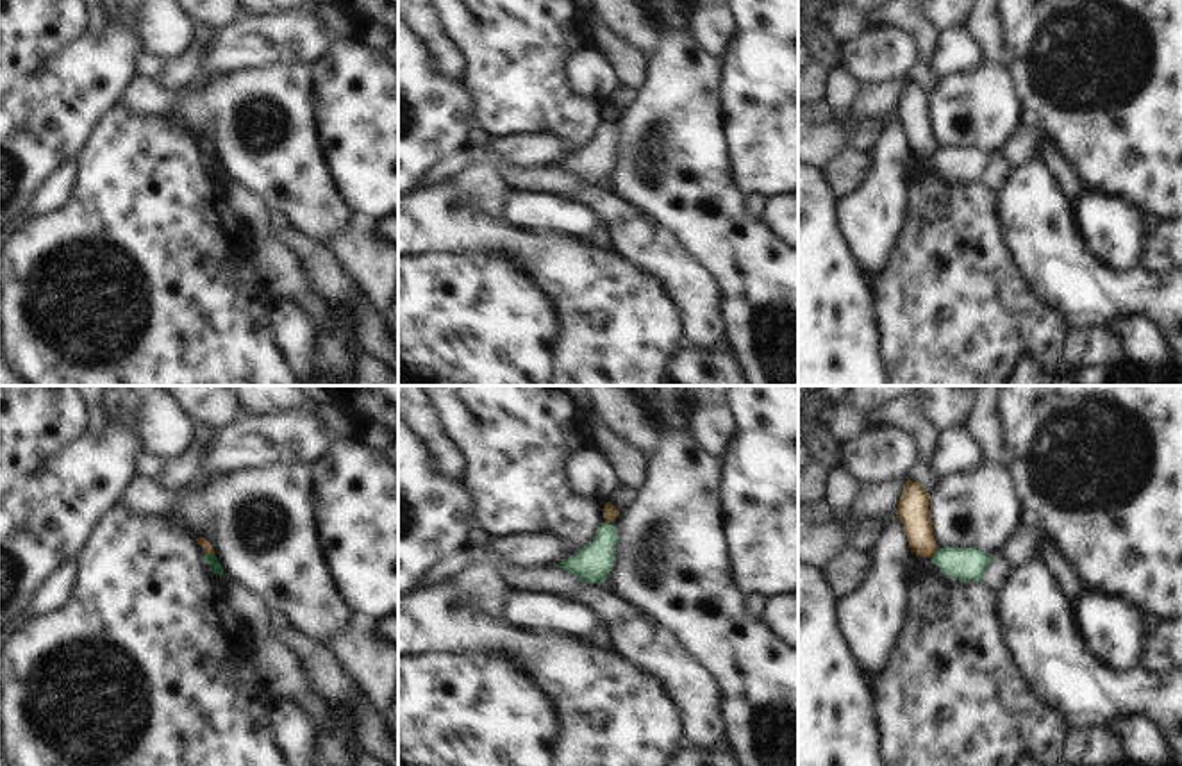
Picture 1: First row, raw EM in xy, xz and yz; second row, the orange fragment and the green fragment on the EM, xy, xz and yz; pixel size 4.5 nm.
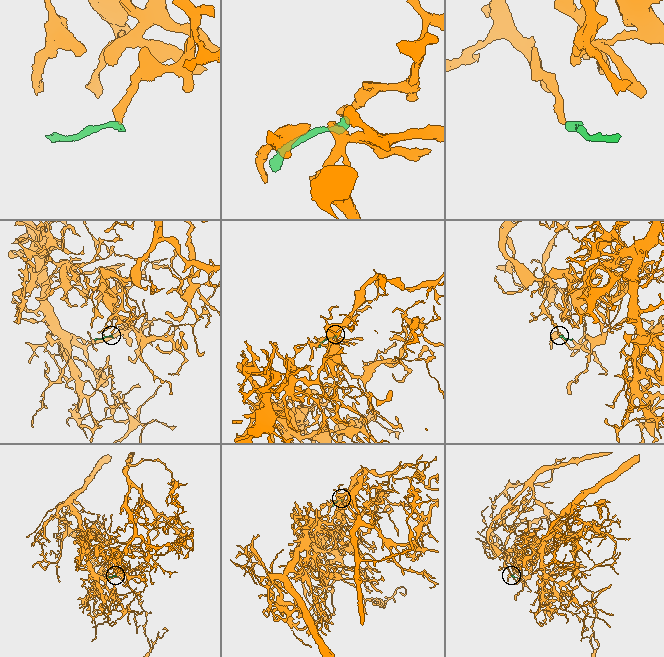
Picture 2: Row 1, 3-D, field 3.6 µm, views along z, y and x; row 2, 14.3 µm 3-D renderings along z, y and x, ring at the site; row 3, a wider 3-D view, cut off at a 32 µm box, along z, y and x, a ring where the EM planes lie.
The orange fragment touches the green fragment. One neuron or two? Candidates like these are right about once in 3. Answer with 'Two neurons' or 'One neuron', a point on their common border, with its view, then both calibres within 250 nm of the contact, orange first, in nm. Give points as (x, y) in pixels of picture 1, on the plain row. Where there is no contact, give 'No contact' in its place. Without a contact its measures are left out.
Two neurons. Touches orange at xz (609, 120). Thickness 70 nm (orange) against 170 nm

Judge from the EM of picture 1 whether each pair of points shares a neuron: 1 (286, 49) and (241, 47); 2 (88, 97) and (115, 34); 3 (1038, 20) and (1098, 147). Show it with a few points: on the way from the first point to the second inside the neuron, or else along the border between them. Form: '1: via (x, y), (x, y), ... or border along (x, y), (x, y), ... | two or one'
1: via (275, 47), (252, 47) | one
2: via (88, 81), (113, 50) | one
3: via (1070, 52), (1098, 81), (1098, 115) | one

